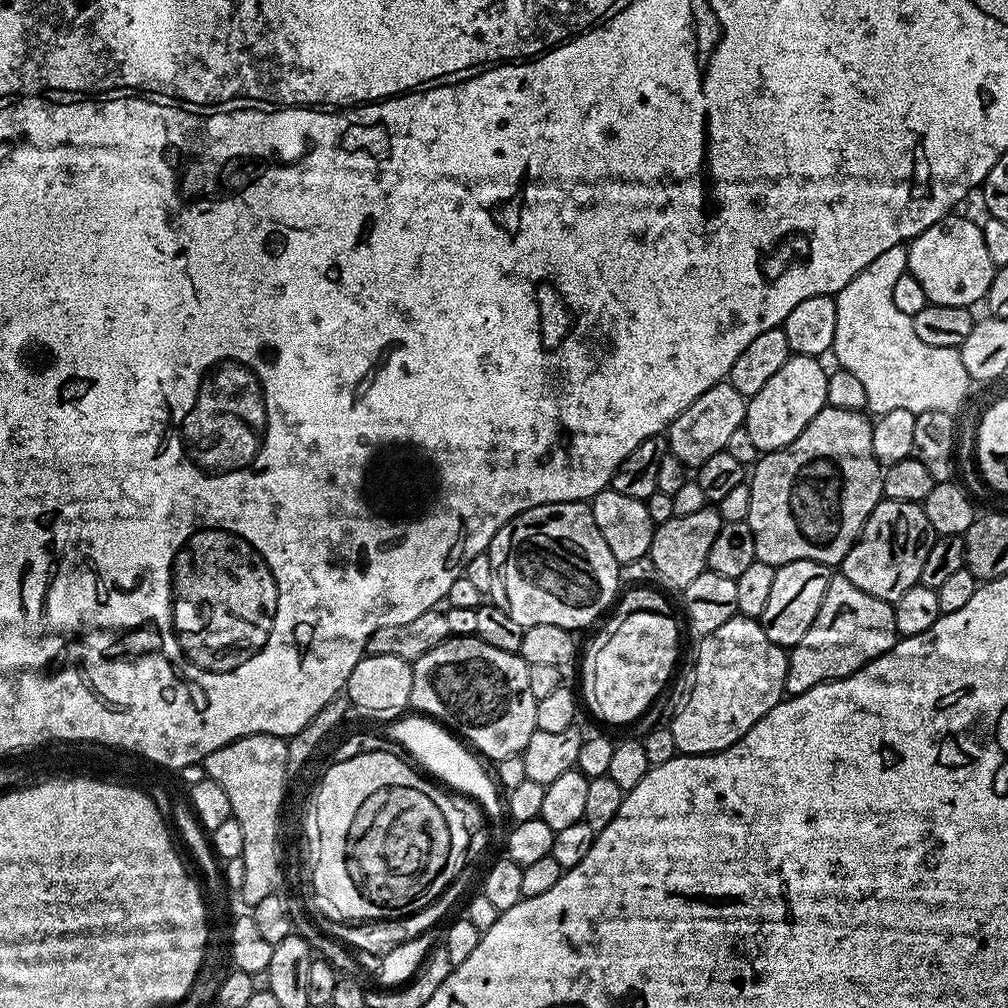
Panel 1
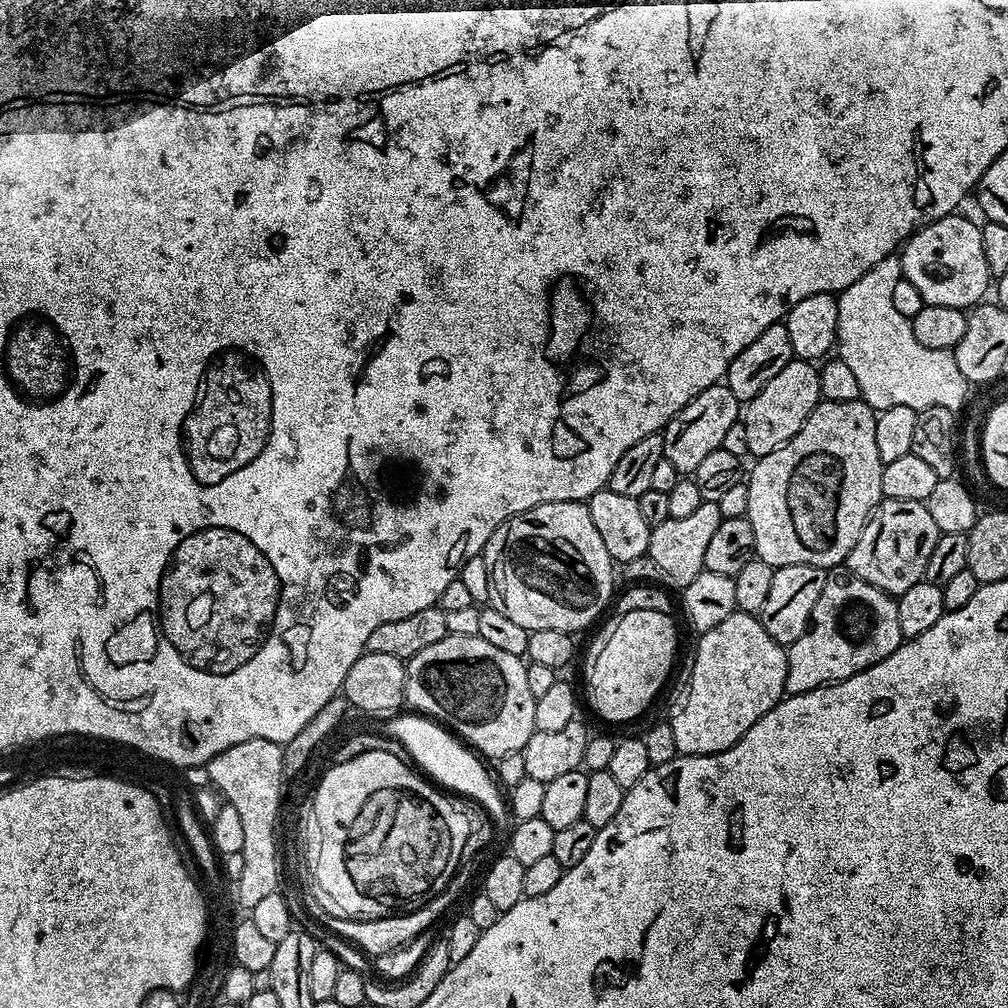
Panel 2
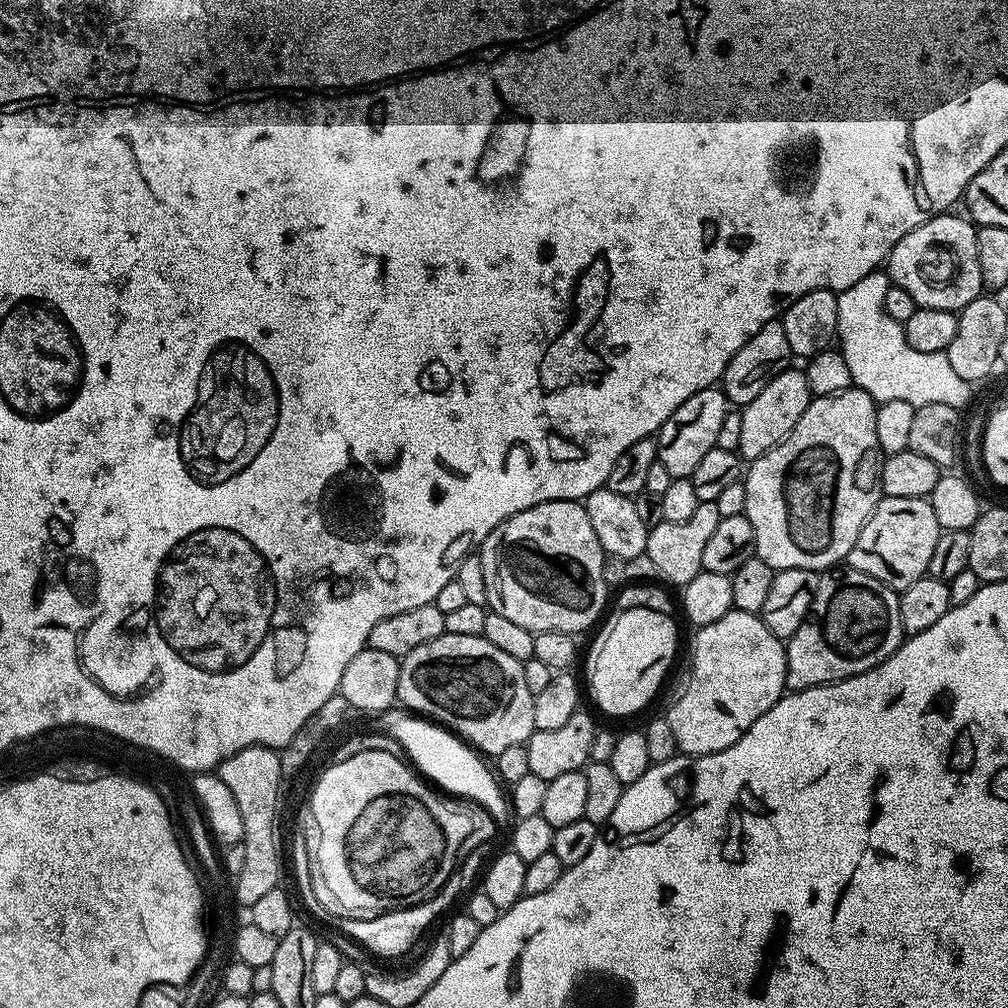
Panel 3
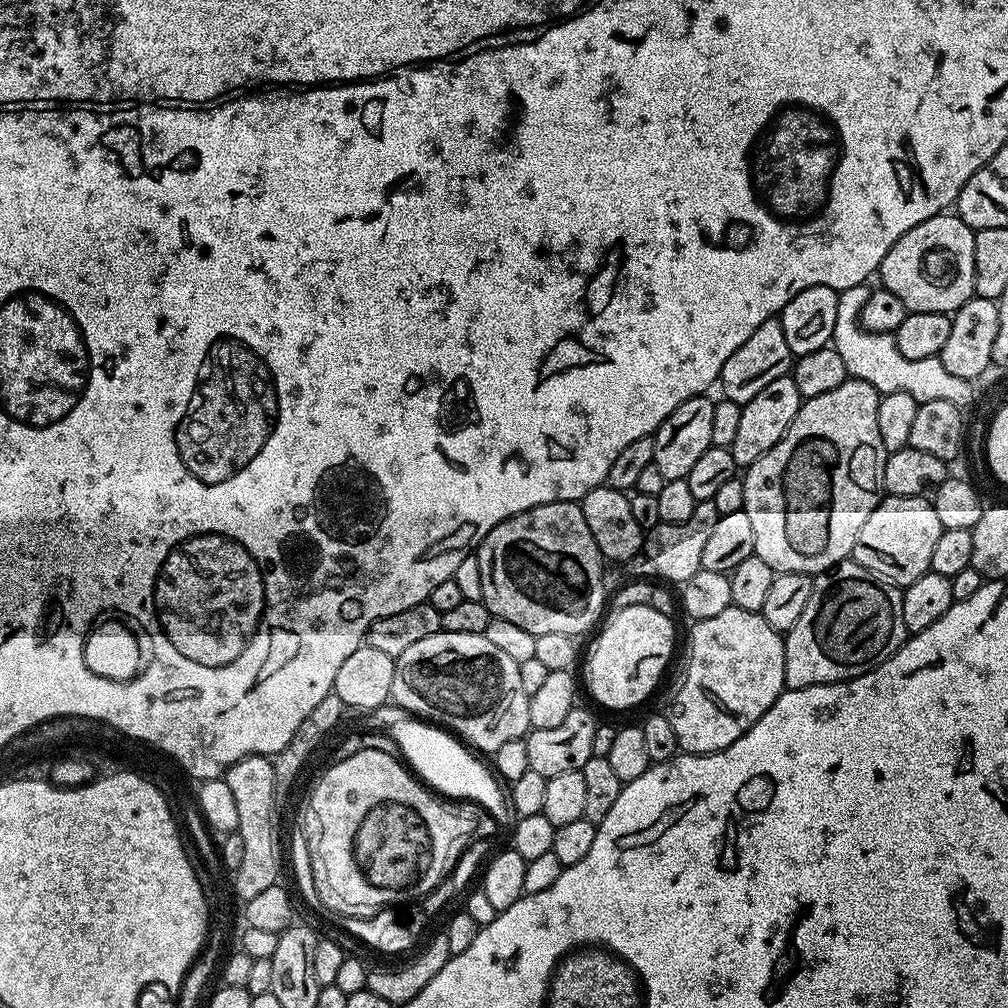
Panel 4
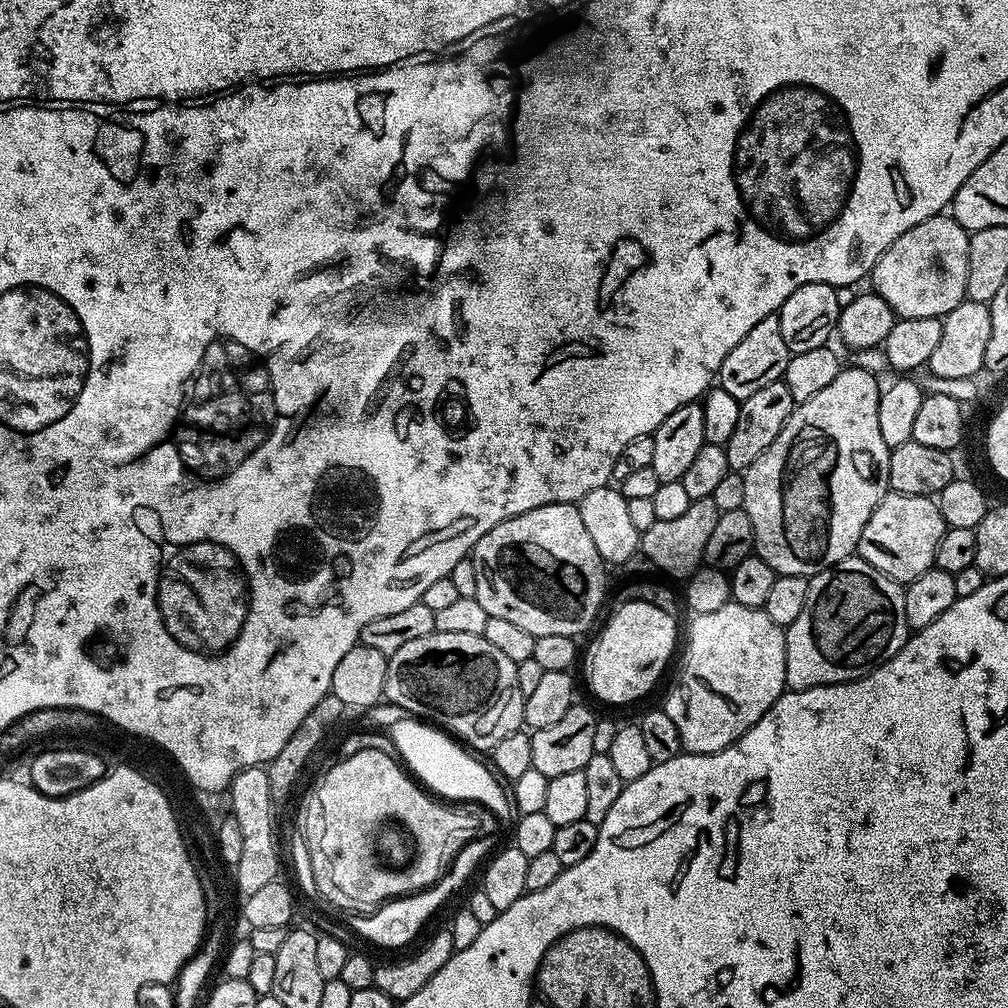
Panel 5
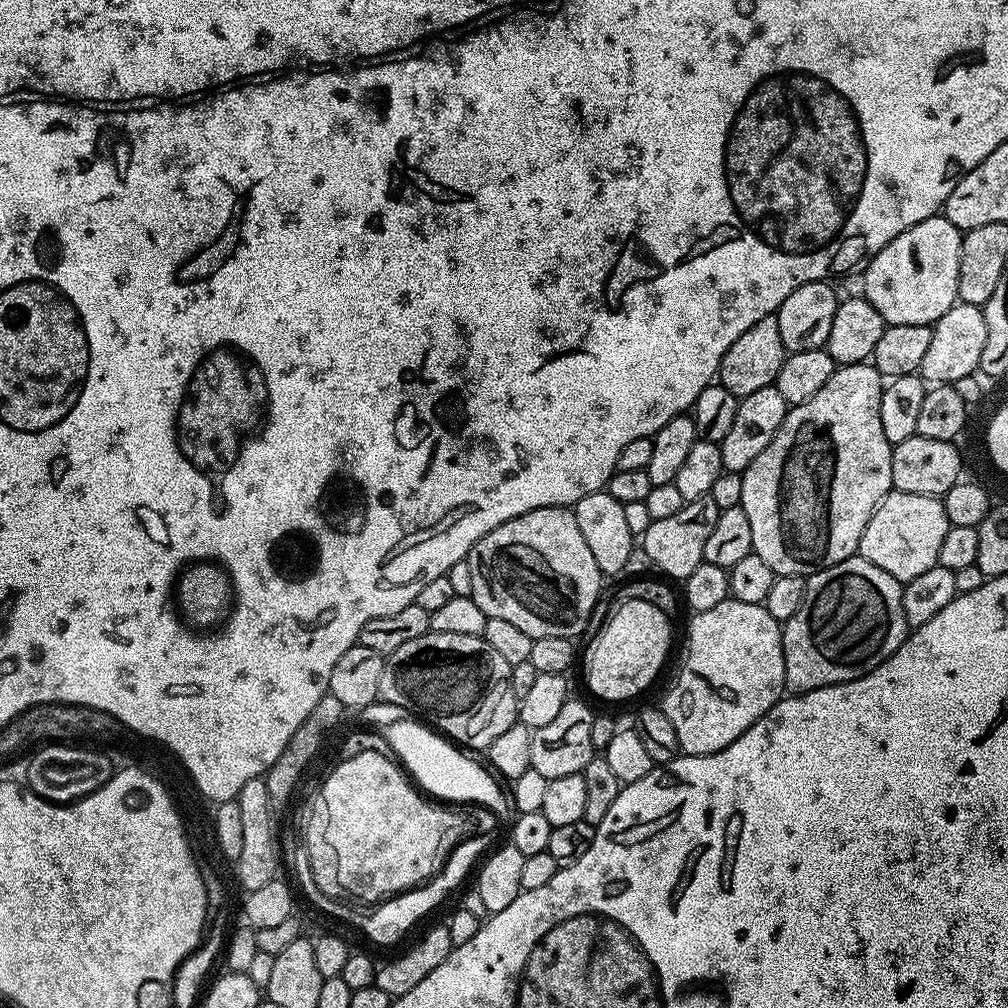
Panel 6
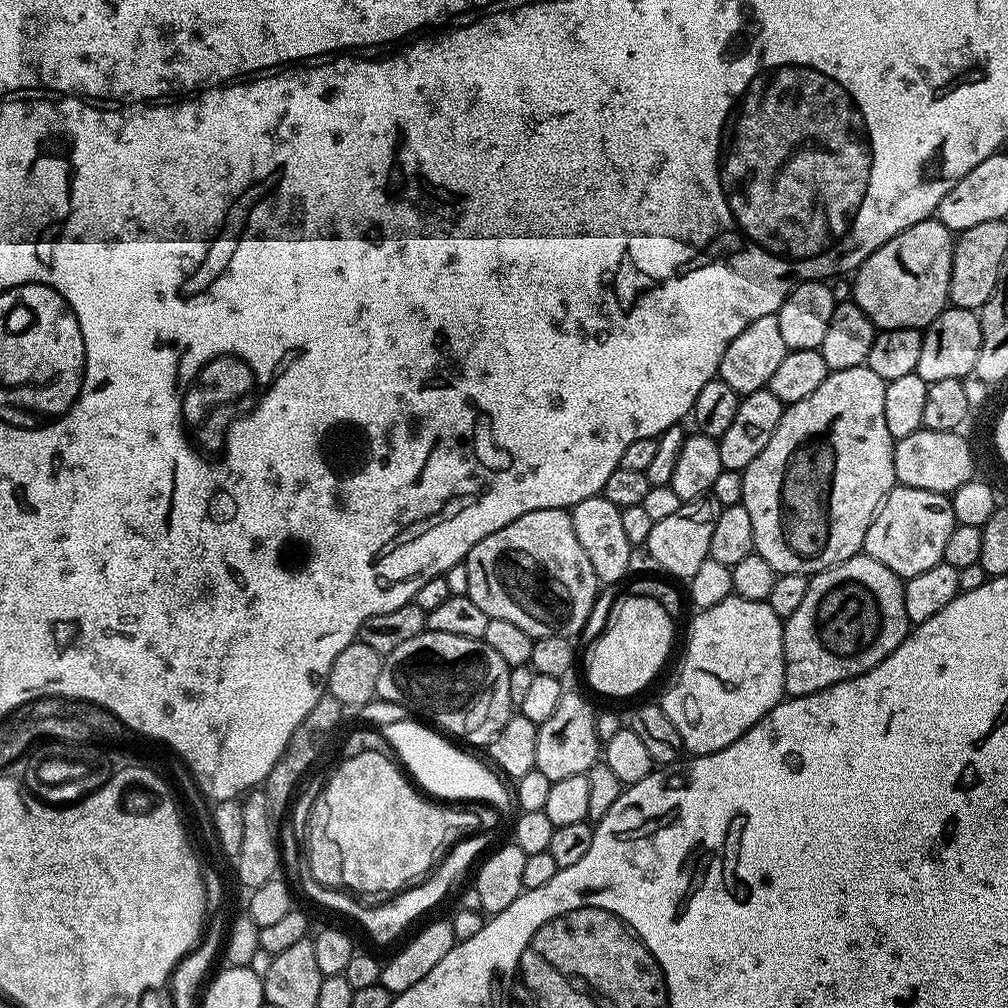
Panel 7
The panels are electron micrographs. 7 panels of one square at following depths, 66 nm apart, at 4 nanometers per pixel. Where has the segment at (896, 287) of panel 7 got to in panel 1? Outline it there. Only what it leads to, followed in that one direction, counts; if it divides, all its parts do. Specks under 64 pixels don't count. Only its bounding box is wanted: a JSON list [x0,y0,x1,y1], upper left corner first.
[907,215,997,309]

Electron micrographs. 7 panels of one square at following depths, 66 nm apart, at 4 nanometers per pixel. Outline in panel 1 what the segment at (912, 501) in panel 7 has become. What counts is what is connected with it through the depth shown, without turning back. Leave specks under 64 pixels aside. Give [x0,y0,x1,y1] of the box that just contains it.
[842,499,936,602]

